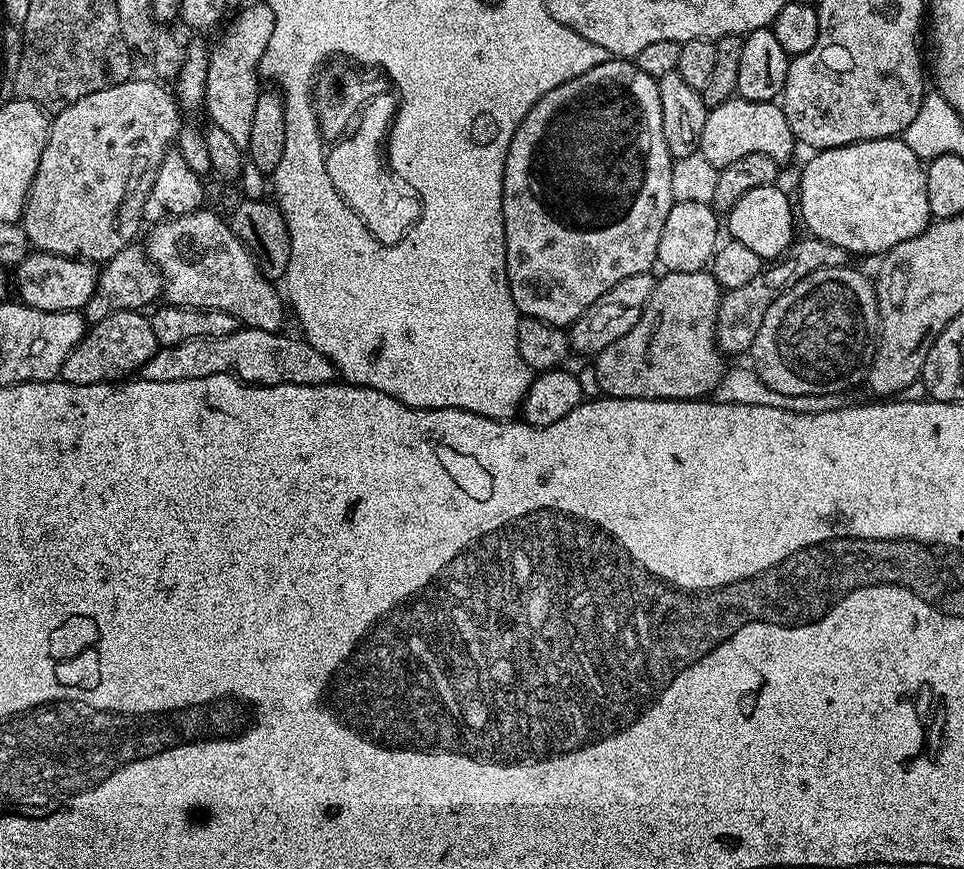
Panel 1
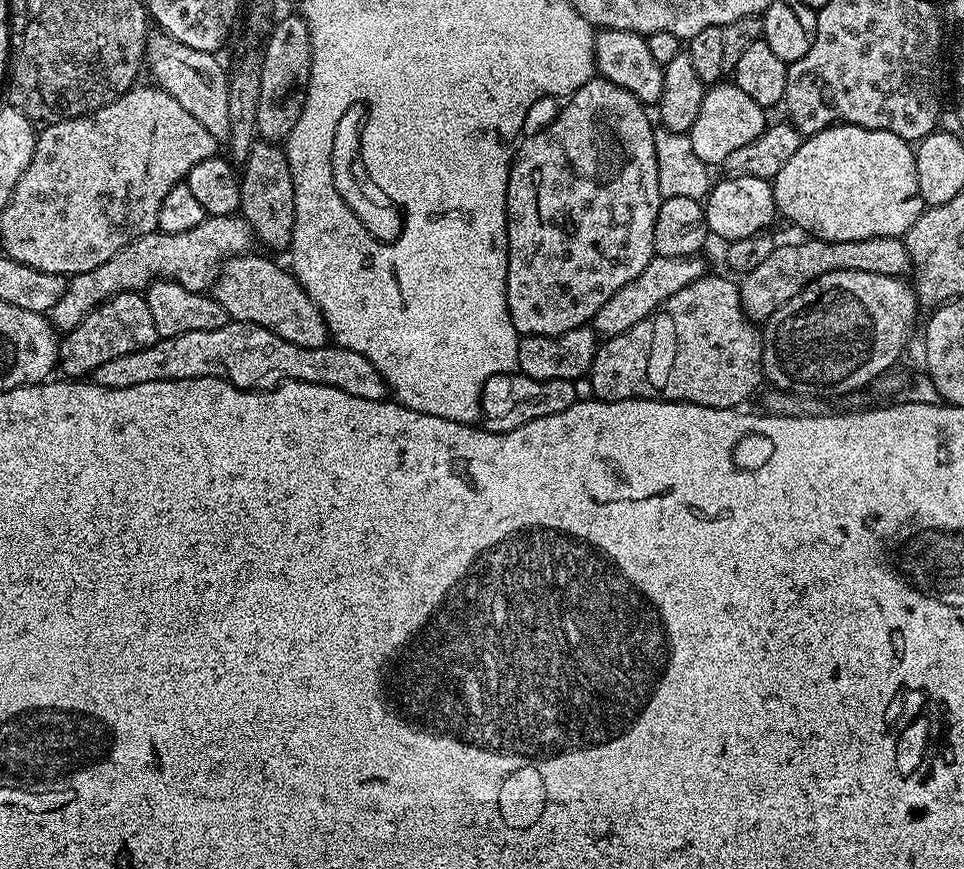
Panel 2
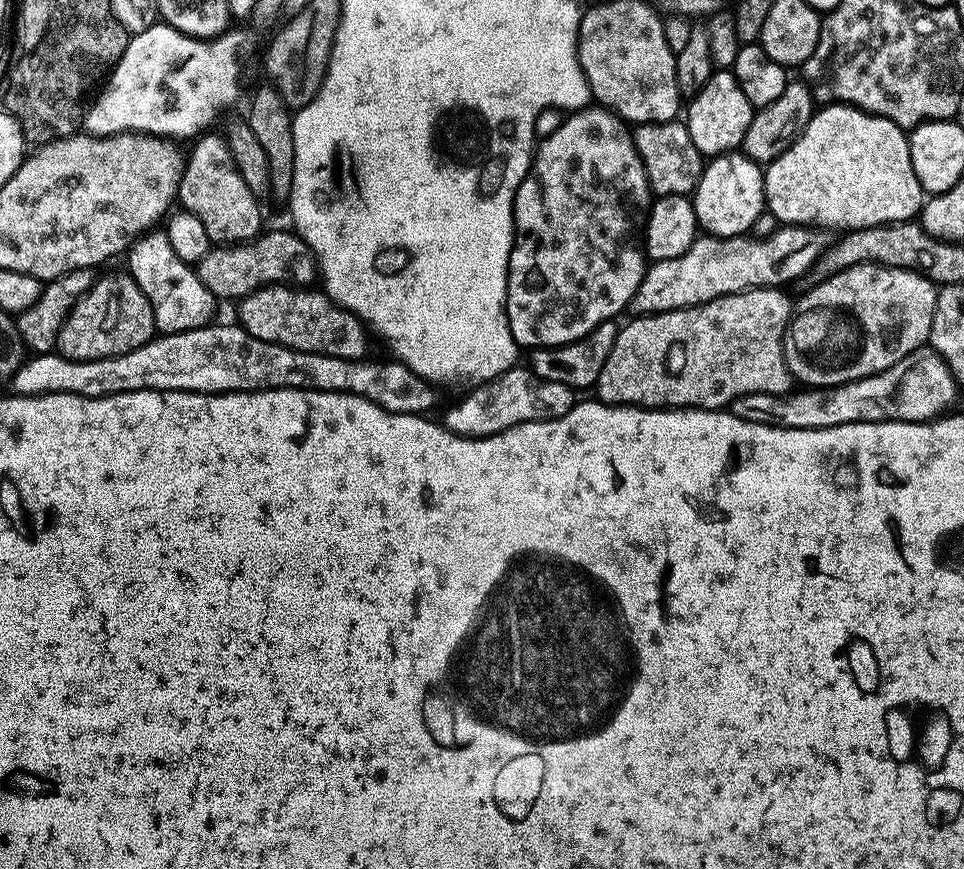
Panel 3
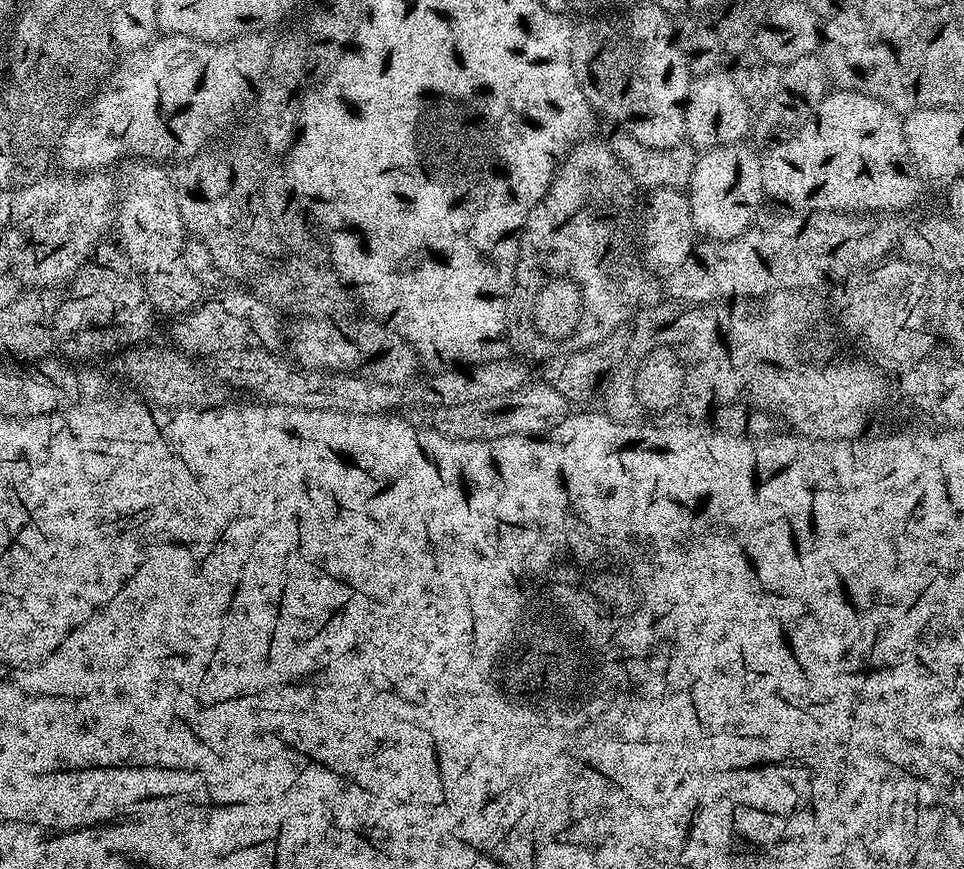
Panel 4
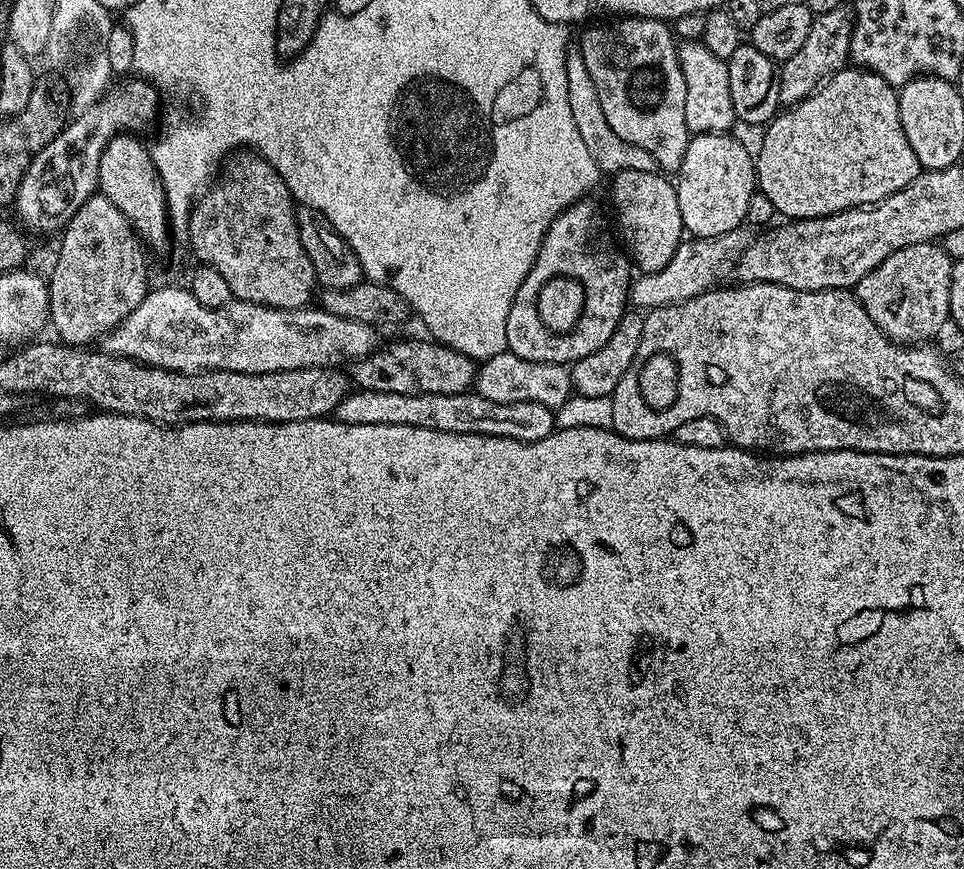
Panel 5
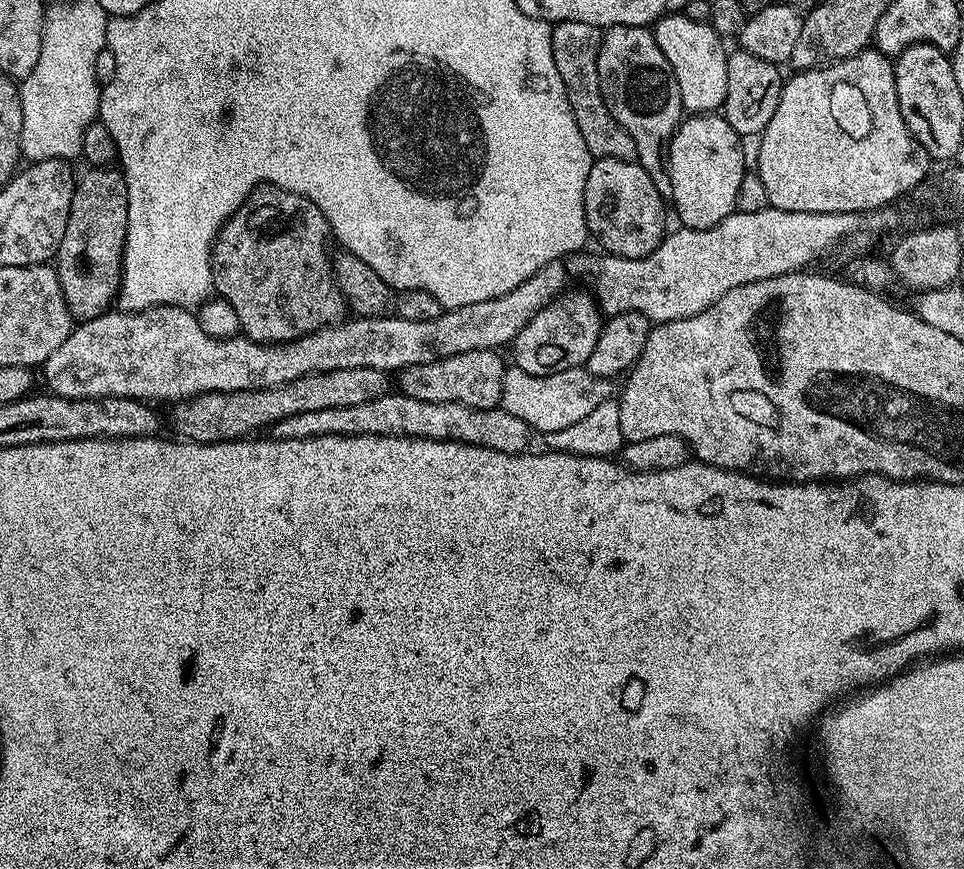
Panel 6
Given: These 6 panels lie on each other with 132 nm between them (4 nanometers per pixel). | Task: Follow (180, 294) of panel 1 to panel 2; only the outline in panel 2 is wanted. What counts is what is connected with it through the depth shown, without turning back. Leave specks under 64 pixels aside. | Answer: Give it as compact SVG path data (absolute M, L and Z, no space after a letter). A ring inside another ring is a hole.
M231 256L220 268L220 277L214 285L217 302L233 321L257 324L303 348L323 348L329 343L328 327L310 294L296 281L287 267L279 268L264 256Z

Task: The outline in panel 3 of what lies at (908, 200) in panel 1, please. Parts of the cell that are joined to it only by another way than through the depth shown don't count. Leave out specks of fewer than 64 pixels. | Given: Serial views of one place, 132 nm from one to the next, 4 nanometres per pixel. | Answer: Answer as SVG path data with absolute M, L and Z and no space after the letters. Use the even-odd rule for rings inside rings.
M830 104L813 111L810 122L804 131L797 136L796 141L781 156L774 158L771 164L763 169L763 173L764 202L767 211L774 213L777 221L784 226L815 226L820 230L829 230L828 228L851 230L853 228L869 228L879 224L903 224L919 217L926 199L925 190L918 182L918 174L914 174L914 162L910 162L910 146L905 129L886 118L871 116L869 112L864 112L860 108L853 108L851 104Z

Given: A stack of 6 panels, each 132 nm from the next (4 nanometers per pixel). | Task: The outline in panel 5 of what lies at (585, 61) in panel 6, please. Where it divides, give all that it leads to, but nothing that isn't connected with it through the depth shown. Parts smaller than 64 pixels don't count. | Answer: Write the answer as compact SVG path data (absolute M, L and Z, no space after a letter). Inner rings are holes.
M579 50L569 51L564 58L564 65L566 66L567 97L570 98L570 114L574 117L574 126L578 126L578 134L581 135L582 142L586 142L586 150L590 150L590 158L594 158L601 173L615 174L622 170L657 171L656 159L649 152L642 150L642 146L634 146L630 142L618 138L618 134L614 134L614 130L610 130L610 122L606 122L606 114L602 114L602 101L598 98L598 90L594 90L590 70L586 70L586 62L582 62L582 54Z

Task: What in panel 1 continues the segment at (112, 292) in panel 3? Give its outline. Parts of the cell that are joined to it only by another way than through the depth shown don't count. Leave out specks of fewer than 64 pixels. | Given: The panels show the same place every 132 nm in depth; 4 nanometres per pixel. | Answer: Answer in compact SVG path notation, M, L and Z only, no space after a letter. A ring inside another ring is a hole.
M140 310L119 312L110 314L110 318L102 318L102 322L91 325L78 342L78 346L70 350L66 362L62 362L59 379L74 386L94 386L120 382L139 373L144 364L150 362L150 358L154 358L158 347L152 321L144 315L145 313Z

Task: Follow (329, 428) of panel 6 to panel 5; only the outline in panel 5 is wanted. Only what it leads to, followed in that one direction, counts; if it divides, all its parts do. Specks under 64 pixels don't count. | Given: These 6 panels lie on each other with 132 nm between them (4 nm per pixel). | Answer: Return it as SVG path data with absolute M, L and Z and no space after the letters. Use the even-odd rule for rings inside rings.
M378 390L349 391L342 402L338 402L334 413L338 422L346 422L354 426L367 424L409 424L422 426L426 430L442 430L443 432L469 432L483 436L501 436L503 440L521 440L527 444L546 438L556 427L553 409L542 406L538 402L510 402L499 404L490 402L490 398L477 396L475 391L454 394L386 394Z

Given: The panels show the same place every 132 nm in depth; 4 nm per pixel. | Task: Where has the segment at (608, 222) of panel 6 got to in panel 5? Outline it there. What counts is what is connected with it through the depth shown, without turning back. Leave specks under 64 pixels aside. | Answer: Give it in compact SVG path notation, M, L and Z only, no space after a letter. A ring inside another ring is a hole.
M622 170L611 180L612 204L616 207L614 224L631 263L641 273L662 270L662 266L674 258L674 250L678 250L686 236L675 183L659 171L646 170Z

